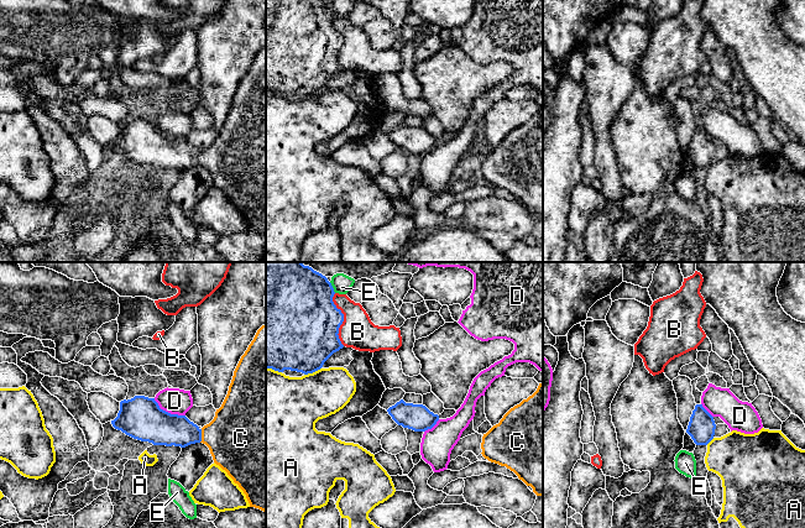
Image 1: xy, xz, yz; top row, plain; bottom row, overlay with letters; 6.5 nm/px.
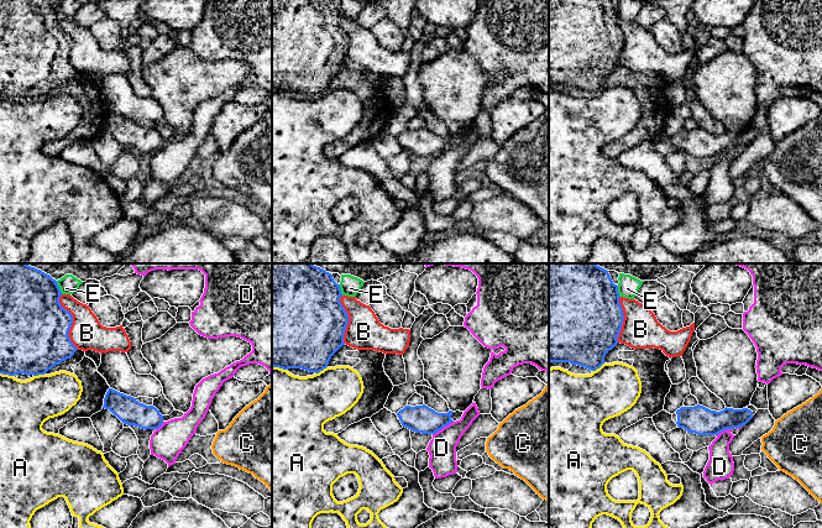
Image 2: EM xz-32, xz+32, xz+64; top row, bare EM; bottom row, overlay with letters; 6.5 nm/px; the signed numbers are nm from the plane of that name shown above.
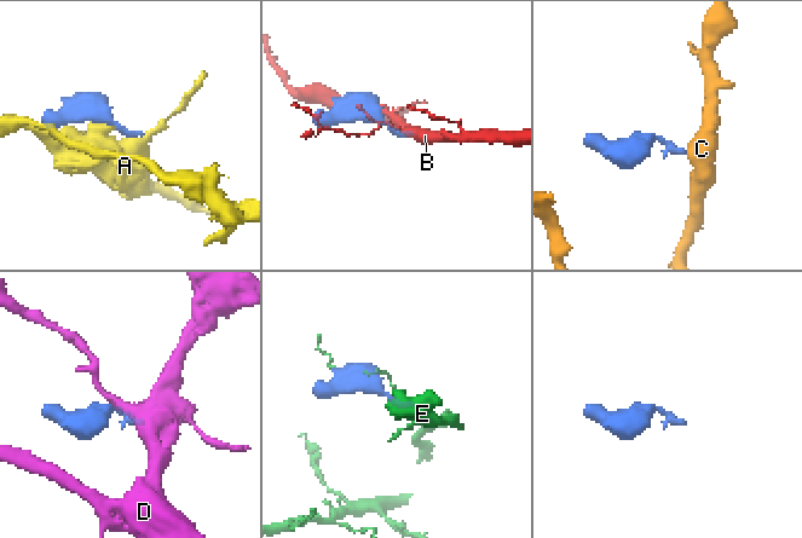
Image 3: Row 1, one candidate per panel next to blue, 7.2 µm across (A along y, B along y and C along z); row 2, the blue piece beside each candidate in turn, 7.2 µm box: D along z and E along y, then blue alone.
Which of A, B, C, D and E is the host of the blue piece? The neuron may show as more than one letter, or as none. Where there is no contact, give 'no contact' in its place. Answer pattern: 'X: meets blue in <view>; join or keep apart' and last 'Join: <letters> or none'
A: meets blue in xz; keep apart
B: meets blue in xz; keep apart
C: meets blue in xy; join
D: meets blue in xy; keep apart
E: meets blue in xz; keep apart
Join: C

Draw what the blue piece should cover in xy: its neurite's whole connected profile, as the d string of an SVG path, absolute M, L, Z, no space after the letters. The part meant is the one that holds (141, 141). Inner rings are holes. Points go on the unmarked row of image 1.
M266 47L257 53L253 63L241 79L234 94L228 117L221 130L216 132L214 142L202 152L185 138L171 137L161 132L155 121L145 119L135 119L131 122L121 124L117 140L111 143L111 147L126 158L141 164L152 166L153 168L185 171L195 166L205 167L210 173L214 185L225 193L244 214L250 230L266 235Z

